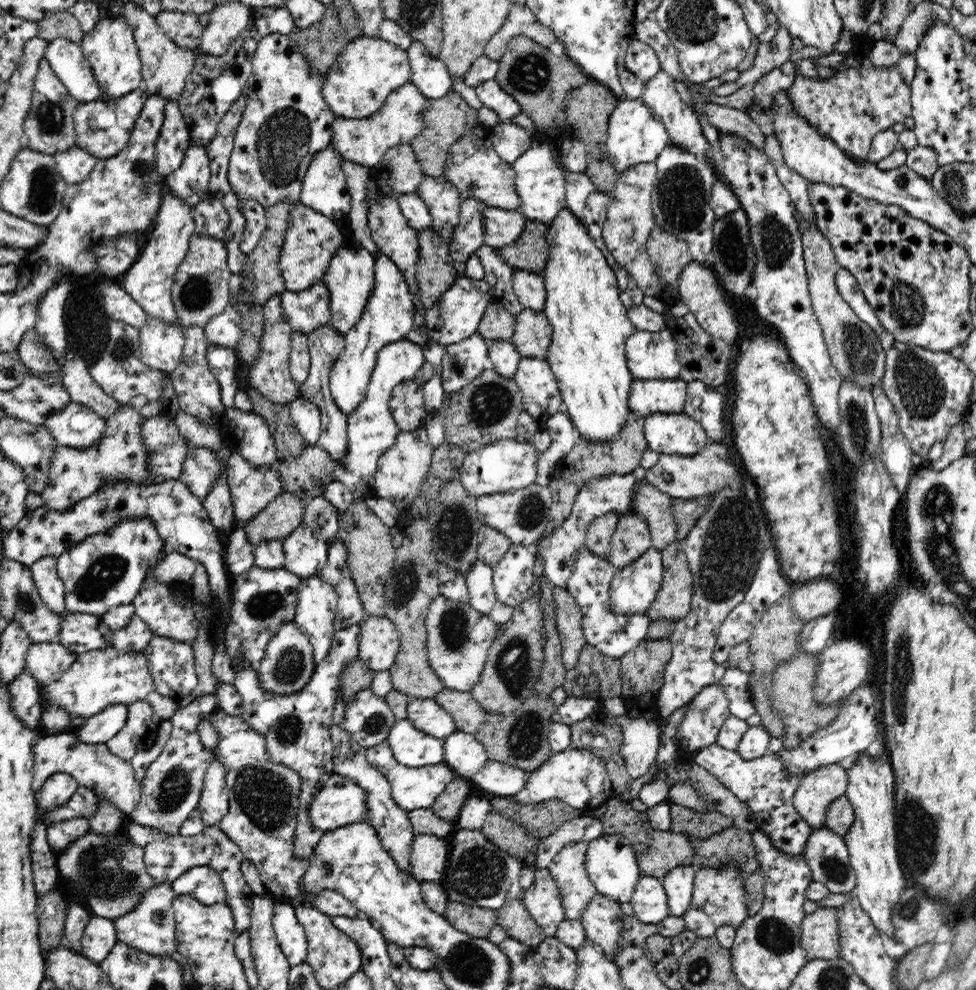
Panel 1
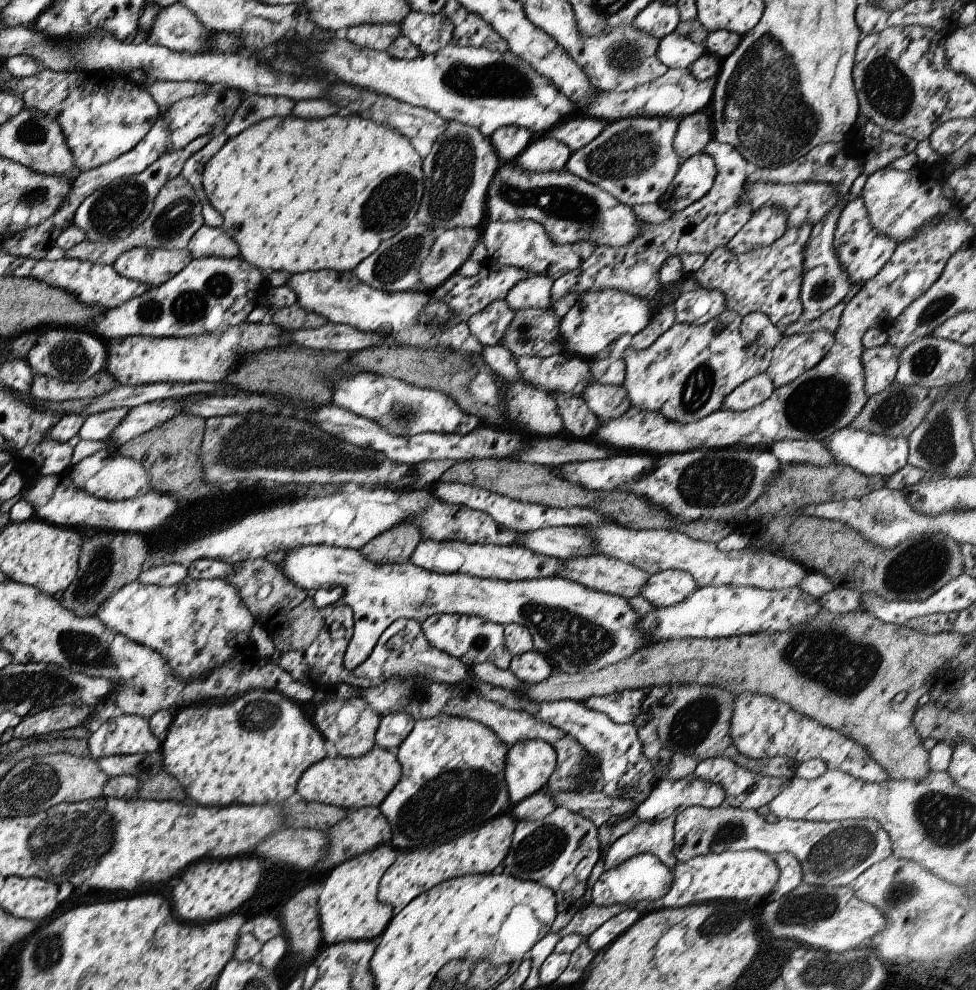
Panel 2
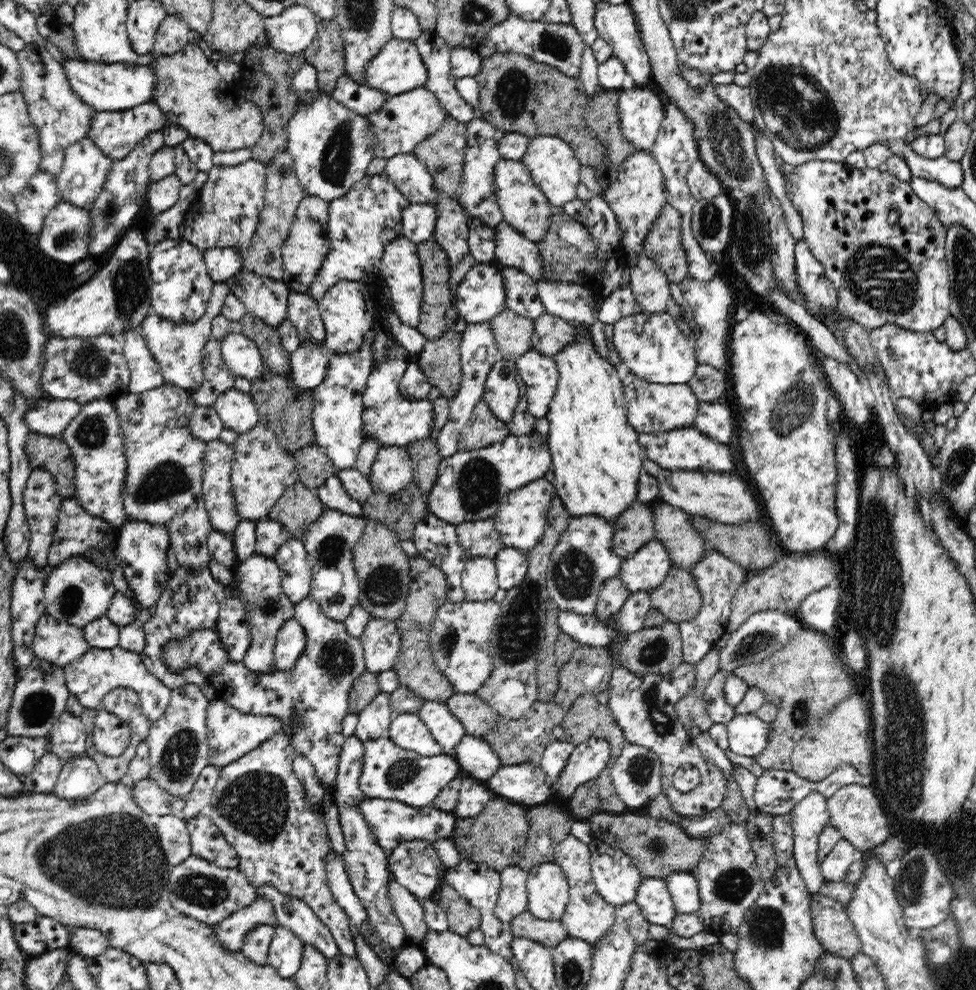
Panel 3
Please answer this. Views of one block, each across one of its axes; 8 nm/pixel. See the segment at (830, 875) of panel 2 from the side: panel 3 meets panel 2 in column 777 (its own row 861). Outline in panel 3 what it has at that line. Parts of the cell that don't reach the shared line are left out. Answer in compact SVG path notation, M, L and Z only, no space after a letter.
M840 840L832 852L819 863L819 868L828 882L842 882L849 867L860 858L860 853L846 840Z

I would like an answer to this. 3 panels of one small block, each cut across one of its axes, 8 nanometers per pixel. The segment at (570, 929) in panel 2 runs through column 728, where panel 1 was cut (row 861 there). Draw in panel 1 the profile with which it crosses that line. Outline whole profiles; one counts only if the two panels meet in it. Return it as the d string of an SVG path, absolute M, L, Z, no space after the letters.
M867 751L855 756L855 761L846 766L848 784L846 797L852 803L855 820L844 836L849 858L856 873L856 888L853 897L858 899L870 921L880 934L893 938L891 919L894 906L906 890L906 876L900 866L899 846L895 822L895 776L889 755L878 759Z

